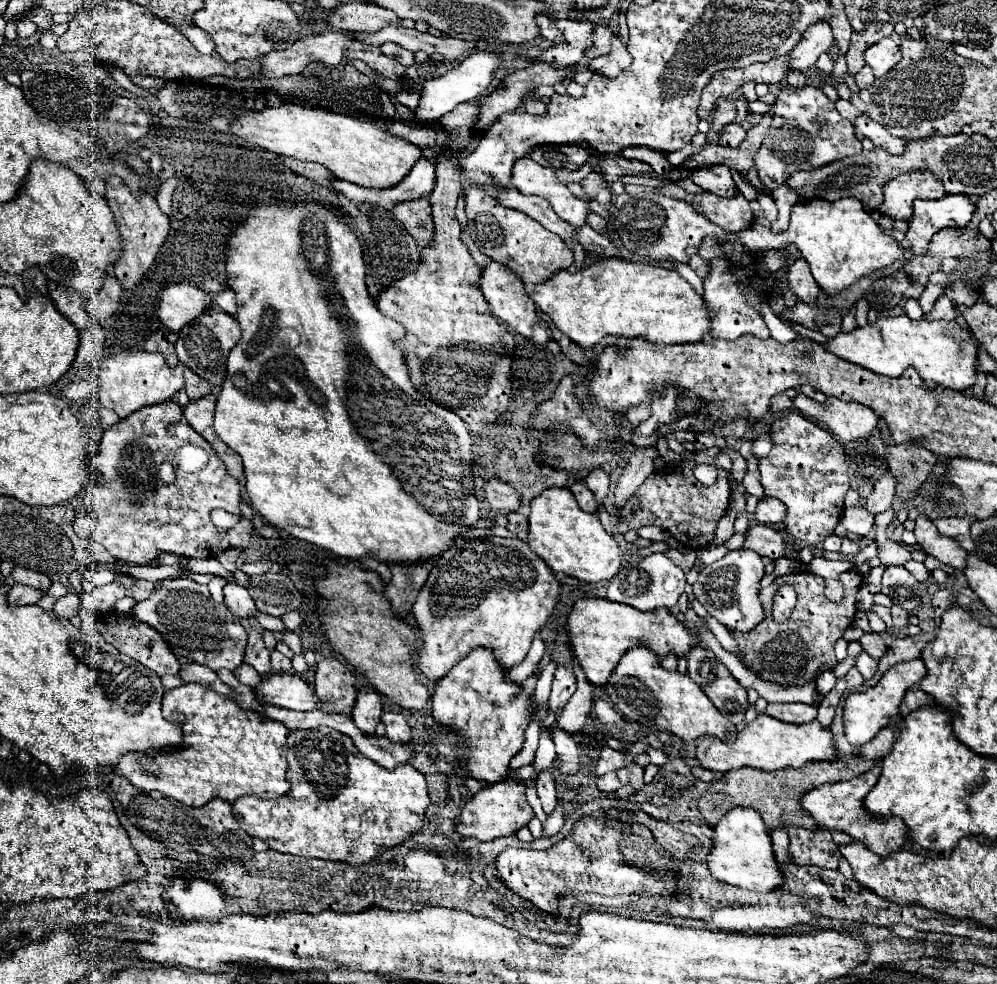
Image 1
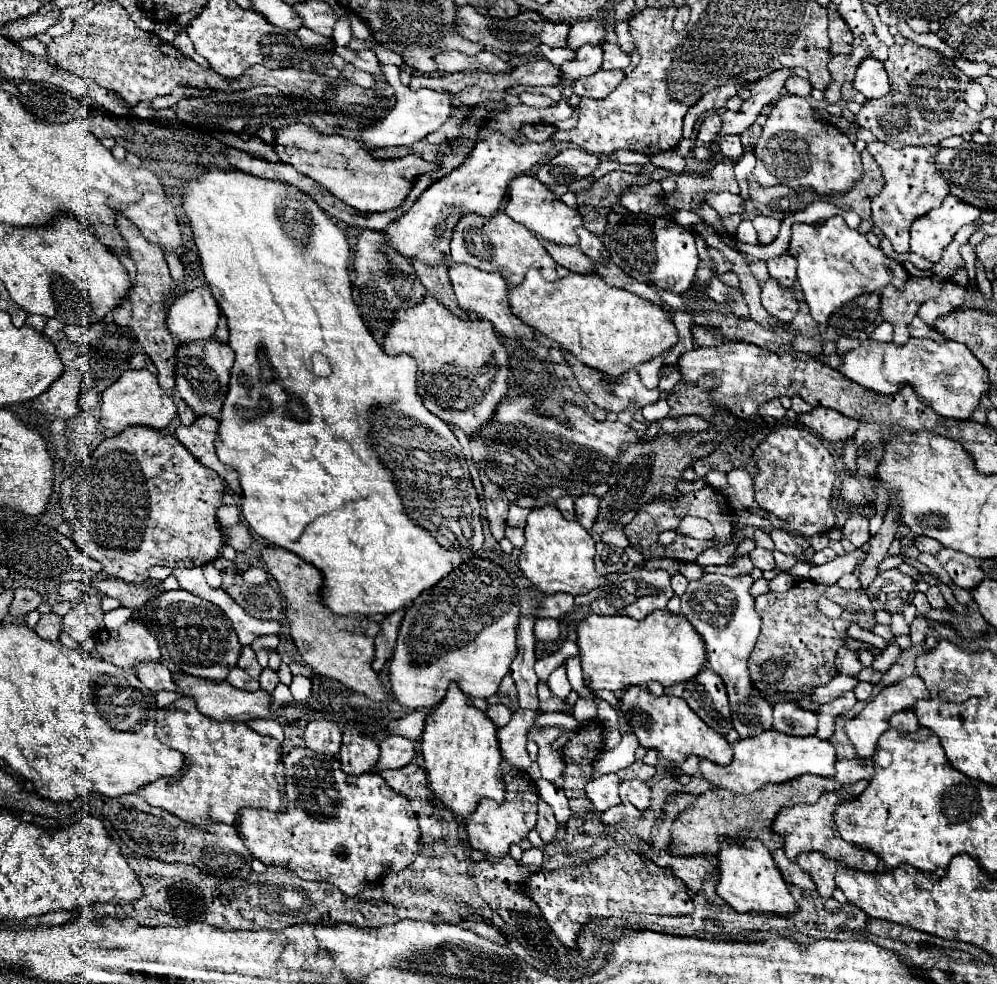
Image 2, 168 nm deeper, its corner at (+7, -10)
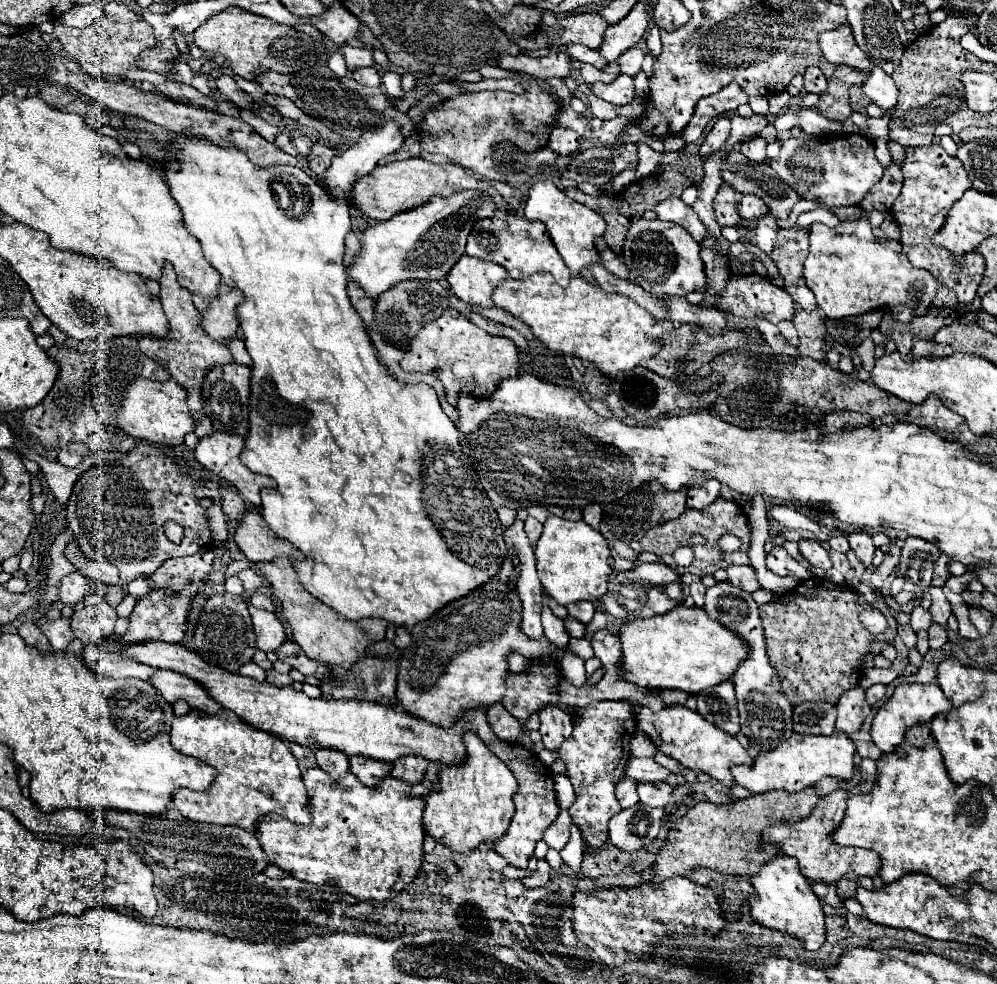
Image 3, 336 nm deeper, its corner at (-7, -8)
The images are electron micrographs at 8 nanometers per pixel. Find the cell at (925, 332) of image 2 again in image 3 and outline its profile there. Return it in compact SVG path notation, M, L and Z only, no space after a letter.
M913 340L913 358L943 358L943 356L951 356L955 350L951 346L939 346L933 340Z

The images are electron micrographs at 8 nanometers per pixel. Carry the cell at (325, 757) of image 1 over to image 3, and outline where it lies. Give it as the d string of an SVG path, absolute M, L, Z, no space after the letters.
M309 768L303 772L303 782L309 792L309 804L313 822L309 826L297 826L289 820L281 820L279 814L267 814L259 822L259 844L263 852L269 856L269 862L289 872L297 880L311 884L335 884L341 892L355 896L361 902L375 900L385 902L395 894L405 890L409 882L417 878L421 872L423 860L423 808L425 800L411 796L411 786L403 780L395 780L387 776L379 782L379 786L367 788L353 774L347 774L339 782L333 782L327 772L321 768Z

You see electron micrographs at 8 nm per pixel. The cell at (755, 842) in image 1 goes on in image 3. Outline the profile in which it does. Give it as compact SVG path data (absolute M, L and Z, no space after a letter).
M775 856L753 876L751 884L757 890L757 898L753 898L749 906L757 924L795 936L803 942L803 948L811 952L817 952L825 944L825 914L819 898L811 890L811 884L799 872L797 860L791 860L789 856Z

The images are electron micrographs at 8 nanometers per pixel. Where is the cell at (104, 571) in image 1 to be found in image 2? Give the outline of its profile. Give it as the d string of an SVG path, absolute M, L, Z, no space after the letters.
M69 582L69 584L61 584L59 586L59 594L63 596L63 600L69 600L69 602L77 602L81 598L85 590L85 584L83 582Z

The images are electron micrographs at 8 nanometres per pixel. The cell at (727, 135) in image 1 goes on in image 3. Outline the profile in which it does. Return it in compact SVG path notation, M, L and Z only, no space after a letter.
M761 136L751 138L751 140L747 140L747 142L741 144L741 152L743 152L749 160L753 160L753 162L763 162L763 160L767 160L765 148L767 148L767 142L765 142Z

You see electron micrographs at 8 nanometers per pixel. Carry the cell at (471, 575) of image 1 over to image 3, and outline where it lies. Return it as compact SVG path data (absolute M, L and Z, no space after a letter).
M499 578L489 580L485 586L477 588L465 598L459 598L439 612L435 612L429 620L417 624L413 628L413 640L409 648L403 650L403 658L399 662L399 674L397 674L397 702L401 704L407 714L421 718L425 722L431 722L435 726L449 728L455 724L455 720L465 712L465 710L475 710L475 708L489 708L491 704L501 702L503 692L505 692L505 676L507 676L507 654L509 652L519 652L525 658L535 658L535 656L555 656L562 658L565 652L573 650L576 655L585 660L593 658L593 648L586 638L571 638L569 647L558 649L545 636L539 640L527 638L521 628L521 600L515 590L511 590L509 584L503 584Z

